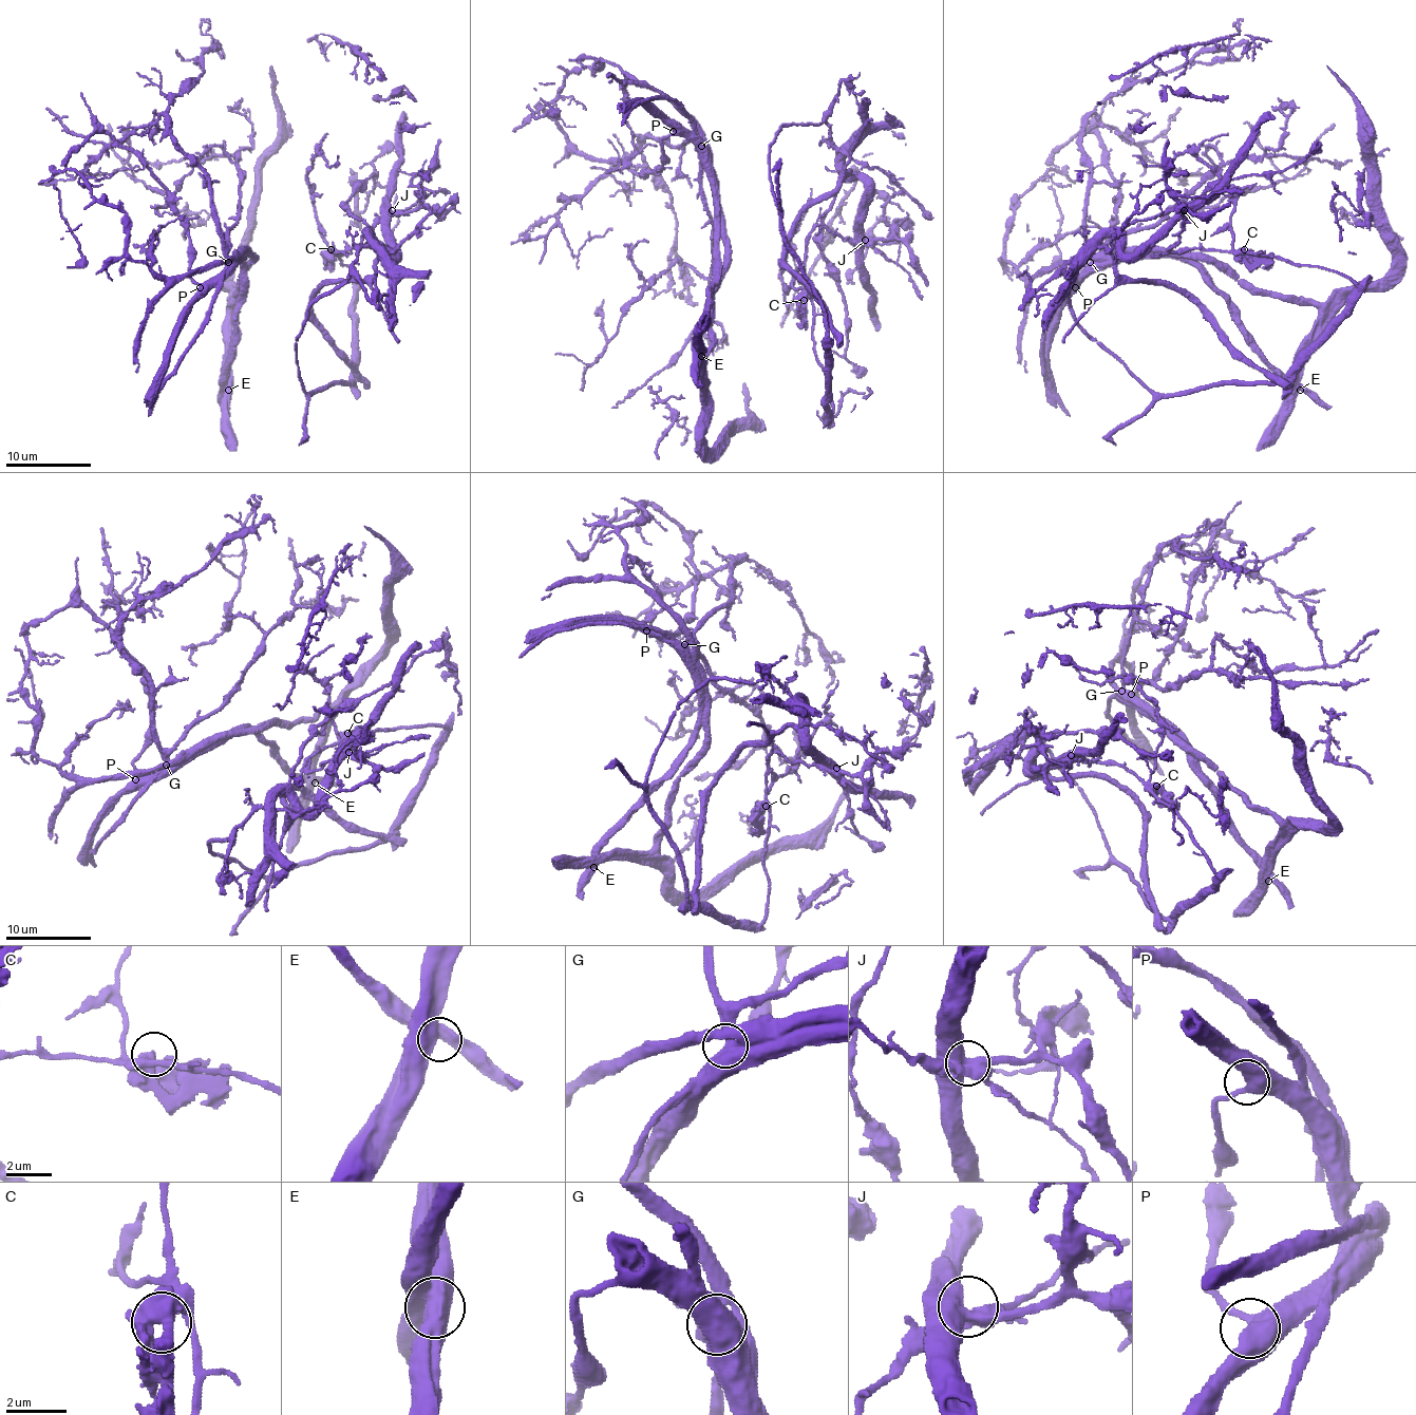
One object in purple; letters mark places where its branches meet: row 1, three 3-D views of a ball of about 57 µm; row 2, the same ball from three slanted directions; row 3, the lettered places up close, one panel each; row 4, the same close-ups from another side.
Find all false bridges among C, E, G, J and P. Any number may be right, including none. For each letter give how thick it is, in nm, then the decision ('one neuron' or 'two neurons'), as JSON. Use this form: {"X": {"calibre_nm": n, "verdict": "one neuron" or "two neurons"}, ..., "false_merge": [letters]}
{"C": {"calibre_nm": 650, "verdict": "one neuron"}, "E": {"calibre_nm": 650, "verdict": "one neuron"}, "G": {"calibre_nm": 600, "verdict": "one neuron"}, "J": {"calibre_nm": 550, "verdict": "one neuron"}, "P": {"calibre_nm": 550, "verdict": "one neuron"}, "false_merge": []}

